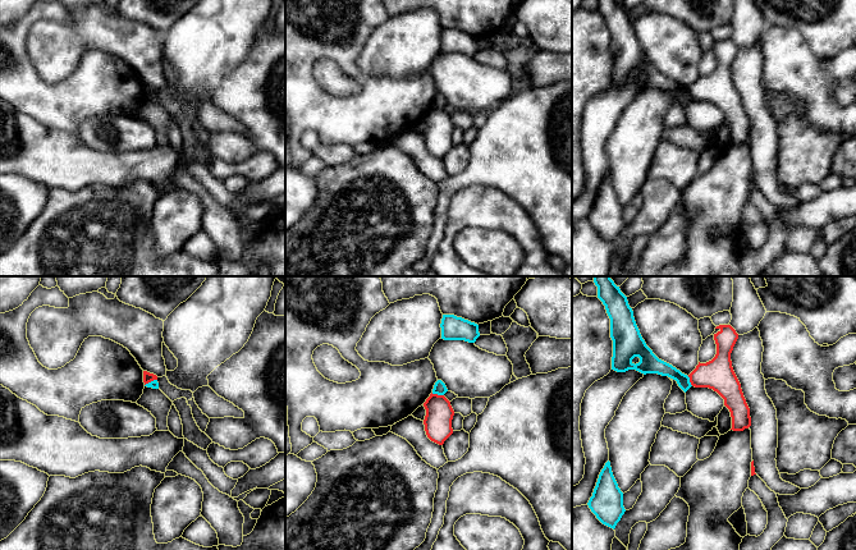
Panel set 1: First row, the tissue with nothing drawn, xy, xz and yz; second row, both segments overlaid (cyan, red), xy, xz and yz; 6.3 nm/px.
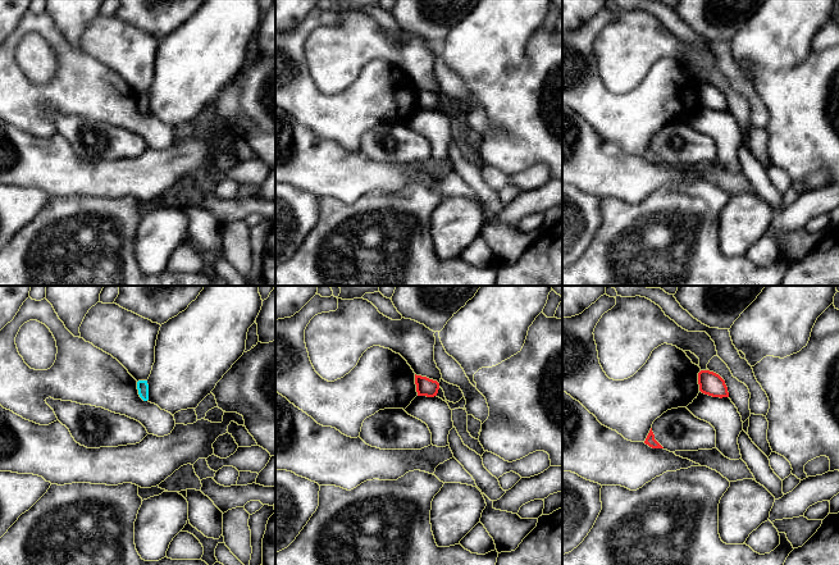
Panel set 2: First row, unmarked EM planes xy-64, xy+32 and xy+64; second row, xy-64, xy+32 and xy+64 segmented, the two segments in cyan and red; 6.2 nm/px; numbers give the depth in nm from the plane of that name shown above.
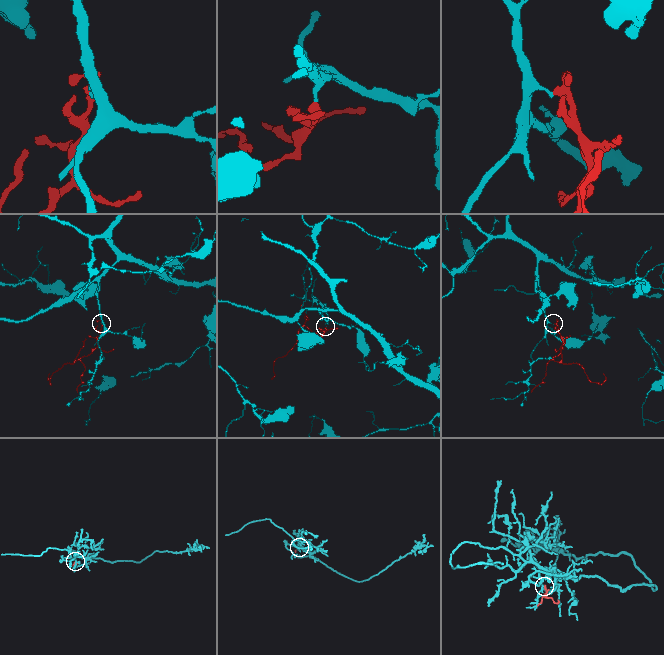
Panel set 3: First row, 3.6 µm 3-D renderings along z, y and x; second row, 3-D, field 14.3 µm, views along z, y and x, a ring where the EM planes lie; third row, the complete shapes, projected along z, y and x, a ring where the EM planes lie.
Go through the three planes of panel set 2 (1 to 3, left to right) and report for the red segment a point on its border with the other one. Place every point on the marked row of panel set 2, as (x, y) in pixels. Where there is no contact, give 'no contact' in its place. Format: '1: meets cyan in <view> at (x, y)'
1: no contact
2: no contact
3: no contact

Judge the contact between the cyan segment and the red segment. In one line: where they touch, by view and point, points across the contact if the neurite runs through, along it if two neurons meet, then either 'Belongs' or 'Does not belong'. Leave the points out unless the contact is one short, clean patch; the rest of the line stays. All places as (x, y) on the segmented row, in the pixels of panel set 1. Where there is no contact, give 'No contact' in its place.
Touches cyan at xz (438, 394). Boundary: xz (431, 393), (443, 395). Does not belong

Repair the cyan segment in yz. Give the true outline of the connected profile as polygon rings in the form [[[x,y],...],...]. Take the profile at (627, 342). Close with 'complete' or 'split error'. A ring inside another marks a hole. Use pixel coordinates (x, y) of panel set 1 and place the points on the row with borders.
[[[594,276],[598,298],[605,306],[610,318],[610,338],[613,340],[612,370],[626,372],[636,370],[644,375],[658,373],[677,381],[686,393],[692,385],[690,377],[672,365],[659,359],[646,345],[636,325],[633,311],[627,297],[614,284],[610,276]]]; complete

